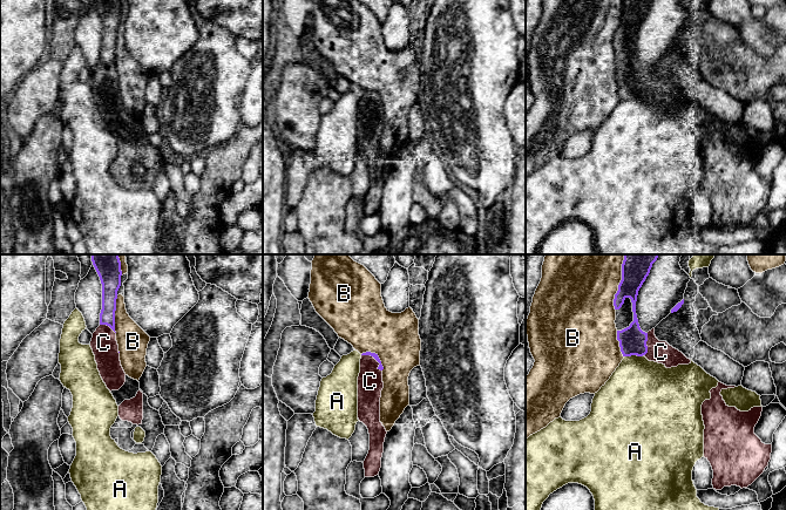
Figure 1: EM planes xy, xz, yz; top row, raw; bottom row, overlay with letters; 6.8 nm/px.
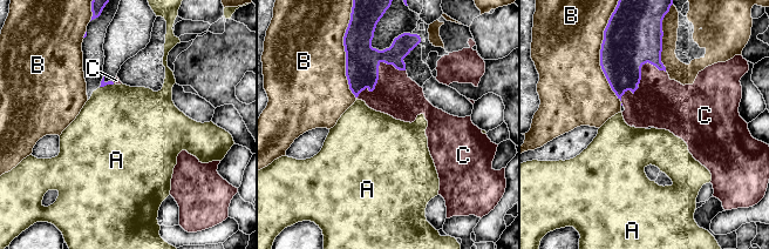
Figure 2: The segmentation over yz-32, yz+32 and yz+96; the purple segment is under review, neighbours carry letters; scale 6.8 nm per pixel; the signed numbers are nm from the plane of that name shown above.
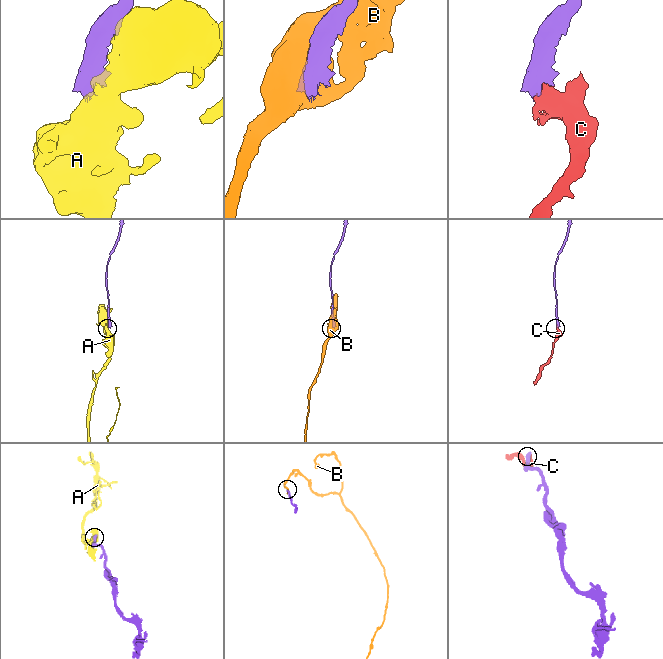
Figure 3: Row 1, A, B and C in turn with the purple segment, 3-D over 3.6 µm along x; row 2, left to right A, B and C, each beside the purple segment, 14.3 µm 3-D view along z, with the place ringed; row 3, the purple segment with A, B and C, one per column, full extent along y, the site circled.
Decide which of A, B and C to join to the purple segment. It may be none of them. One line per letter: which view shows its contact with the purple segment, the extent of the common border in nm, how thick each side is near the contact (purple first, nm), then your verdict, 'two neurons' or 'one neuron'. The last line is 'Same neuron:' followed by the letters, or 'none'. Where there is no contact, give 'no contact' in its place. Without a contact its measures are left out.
A: meets purple in yz; contact 140 nm long; 190 nm thick on the purple side, 420 nm on the other; two neurons
B: meets purple in yz; contact 340 nm long; 170 nm thick on the purple side, 420 nm on the other; two neurons
C: meets purple in xz; contact 180 nm long; 40 nm thick on the purple side, 180 nm on the other; one neuron
Same neuron: C

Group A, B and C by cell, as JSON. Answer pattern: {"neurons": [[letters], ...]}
{"neurons": [["A"], ["B"], ["C"]]}

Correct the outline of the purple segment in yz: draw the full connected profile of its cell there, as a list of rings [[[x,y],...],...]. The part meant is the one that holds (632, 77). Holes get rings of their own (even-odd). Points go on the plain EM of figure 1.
[[[623,0],[622,18],[615,32],[614,43],[619,47],[626,35],[631,36],[633,59],[629,64],[617,68],[617,77],[623,94],[645,94],[649,98],[663,101],[666,106],[678,102],[689,102],[691,97],[682,89],[670,83],[666,79],[659,79],[655,73],[655,66],[648,70],[639,64],[636,52],[638,28],[650,11],[653,0]]]

